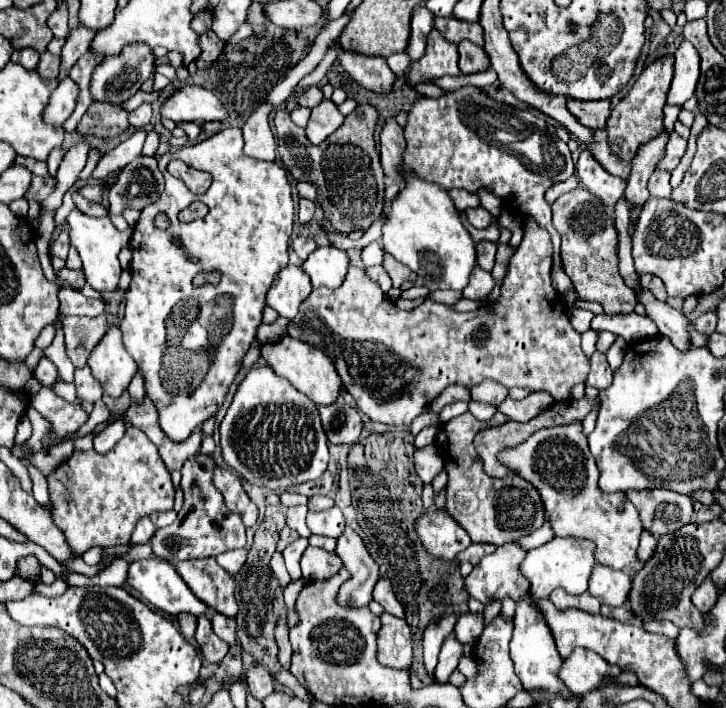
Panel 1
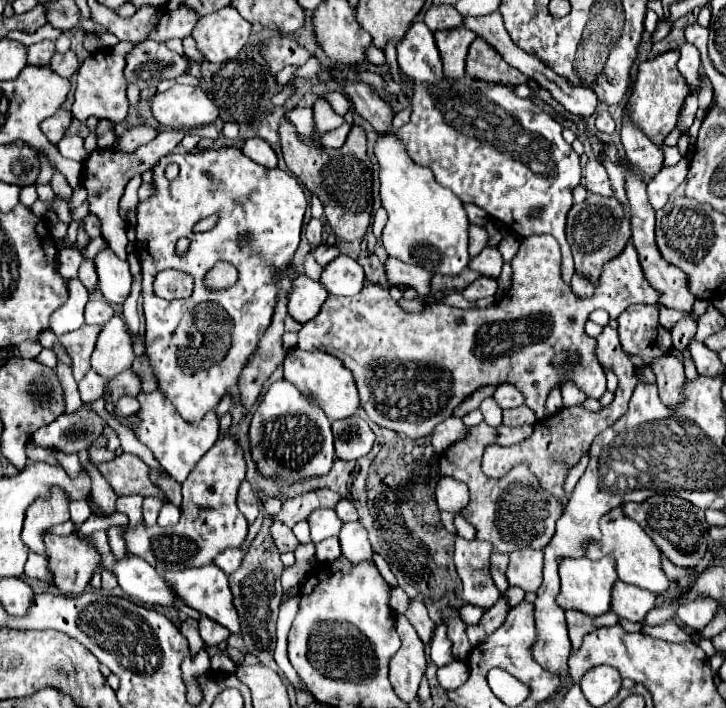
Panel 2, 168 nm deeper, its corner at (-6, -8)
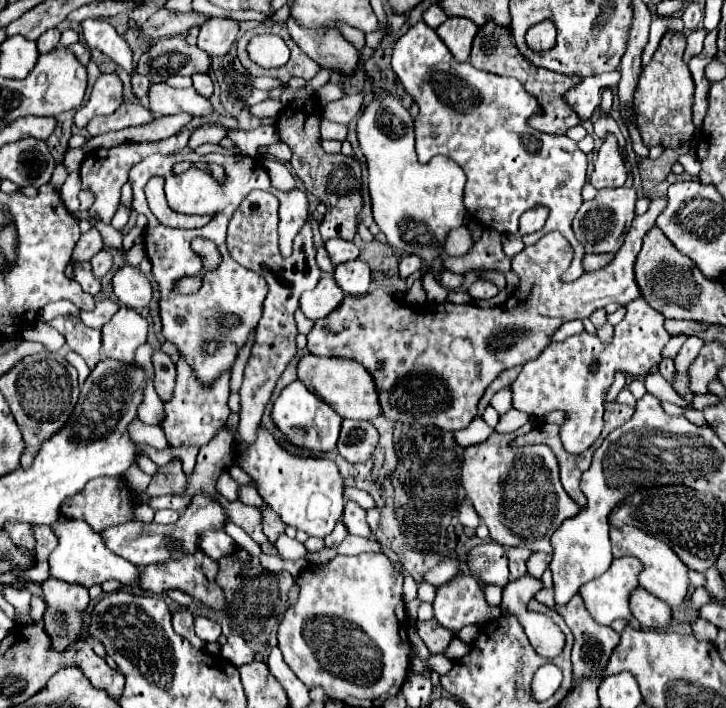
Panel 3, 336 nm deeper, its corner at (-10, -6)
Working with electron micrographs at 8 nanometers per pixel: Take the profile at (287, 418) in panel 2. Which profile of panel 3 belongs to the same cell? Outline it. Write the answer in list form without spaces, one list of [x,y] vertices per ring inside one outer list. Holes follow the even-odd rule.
[[[302,381],[290,383],[286,389],[282,389],[280,397],[274,401],[272,419],[278,425],[278,429],[294,443],[312,451],[334,451],[342,417],[330,409],[320,397],[316,397],[312,391],[306,389]]]

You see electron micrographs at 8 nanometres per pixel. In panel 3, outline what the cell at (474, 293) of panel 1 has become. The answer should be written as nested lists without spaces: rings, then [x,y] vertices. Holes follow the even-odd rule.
[[[478,277],[478,279],[470,285],[468,293],[472,295],[472,299],[478,301],[478,299],[492,299],[492,297],[496,297],[498,289],[496,289],[496,285],[494,285],[492,281],[488,281],[486,277]]]

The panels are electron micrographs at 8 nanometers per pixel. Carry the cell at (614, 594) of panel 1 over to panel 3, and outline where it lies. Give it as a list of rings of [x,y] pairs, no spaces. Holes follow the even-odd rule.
[[[638,587],[638,593],[630,599],[630,611],[640,621],[644,629],[668,629],[672,619],[672,609],[646,589]]]

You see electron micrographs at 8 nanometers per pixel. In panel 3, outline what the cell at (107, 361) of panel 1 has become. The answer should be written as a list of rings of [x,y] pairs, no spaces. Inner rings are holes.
[[[120,305],[118,313],[102,327],[104,355],[118,361],[132,361],[134,351],[146,343],[148,321],[134,309]]]

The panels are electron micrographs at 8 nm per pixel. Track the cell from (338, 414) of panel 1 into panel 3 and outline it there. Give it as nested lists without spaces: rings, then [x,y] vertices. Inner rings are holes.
[[[342,421],[338,453],[350,463],[364,463],[378,445],[378,431],[370,421]]]

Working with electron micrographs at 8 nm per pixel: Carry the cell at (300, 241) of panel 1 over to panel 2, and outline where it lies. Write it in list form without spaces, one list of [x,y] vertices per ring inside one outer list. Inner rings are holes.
[[[318,245],[318,247],[312,249],[312,257],[314,257],[316,263],[322,265],[322,267],[326,267],[336,255],[340,255],[340,251],[338,251],[336,247],[332,247],[332,245]]]

